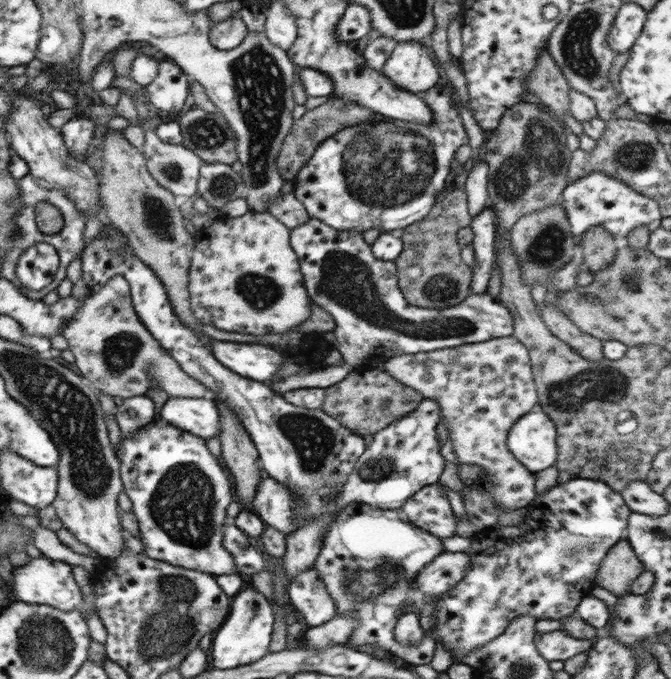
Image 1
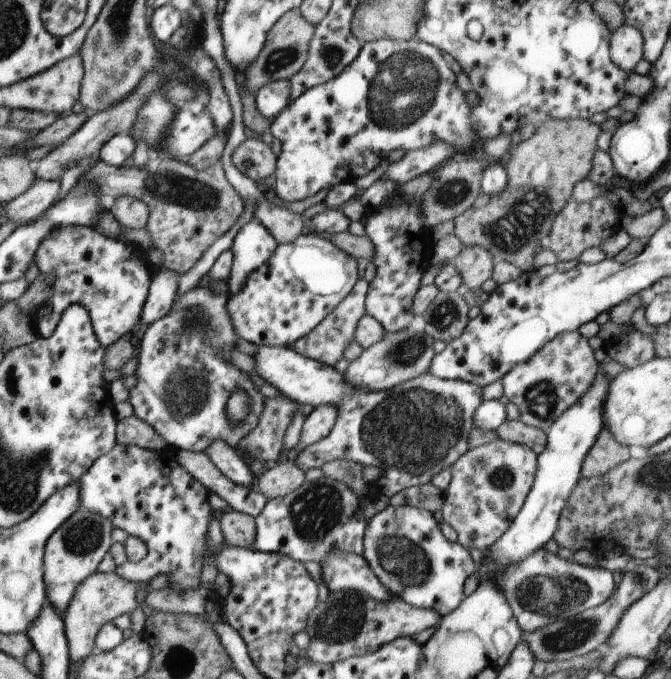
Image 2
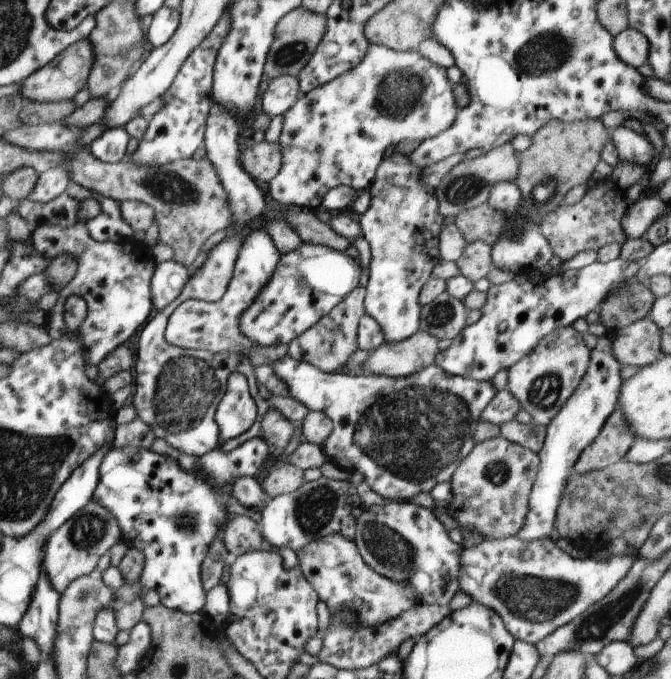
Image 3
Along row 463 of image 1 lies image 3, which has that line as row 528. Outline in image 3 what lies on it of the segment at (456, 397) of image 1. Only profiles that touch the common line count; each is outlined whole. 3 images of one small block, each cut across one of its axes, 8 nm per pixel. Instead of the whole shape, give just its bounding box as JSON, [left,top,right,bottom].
[451,435,539,540]

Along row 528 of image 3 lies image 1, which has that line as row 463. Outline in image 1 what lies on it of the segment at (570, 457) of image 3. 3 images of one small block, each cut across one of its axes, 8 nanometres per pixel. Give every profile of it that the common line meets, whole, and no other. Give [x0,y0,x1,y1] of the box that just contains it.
[508,410,559,473]

